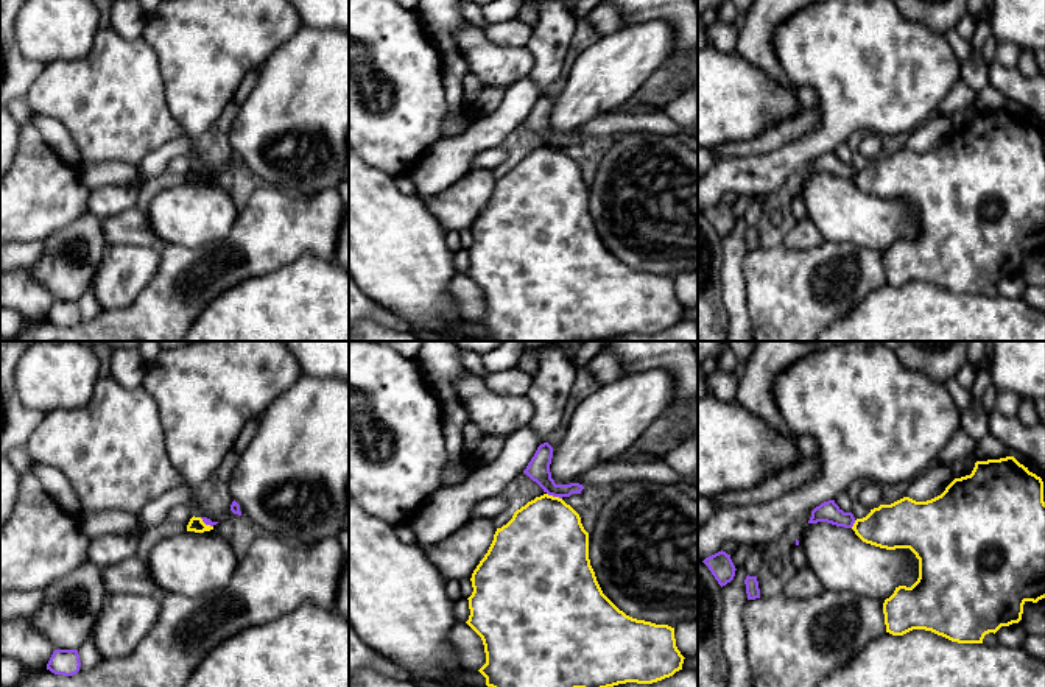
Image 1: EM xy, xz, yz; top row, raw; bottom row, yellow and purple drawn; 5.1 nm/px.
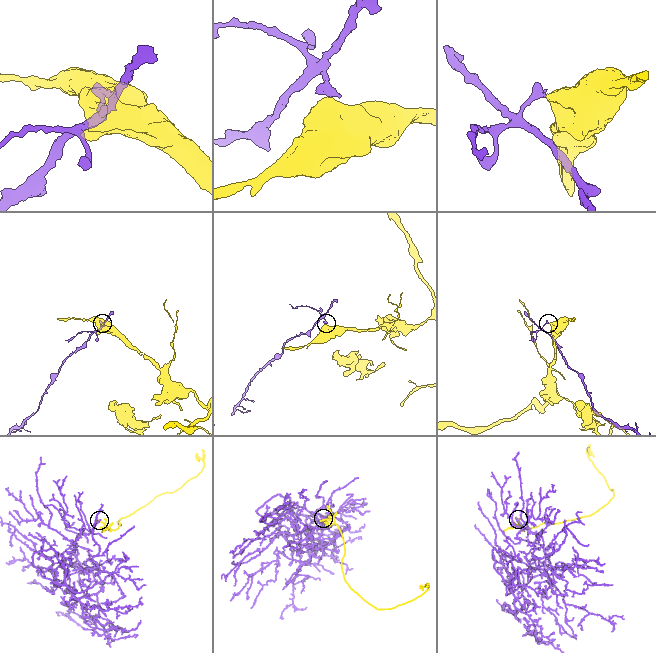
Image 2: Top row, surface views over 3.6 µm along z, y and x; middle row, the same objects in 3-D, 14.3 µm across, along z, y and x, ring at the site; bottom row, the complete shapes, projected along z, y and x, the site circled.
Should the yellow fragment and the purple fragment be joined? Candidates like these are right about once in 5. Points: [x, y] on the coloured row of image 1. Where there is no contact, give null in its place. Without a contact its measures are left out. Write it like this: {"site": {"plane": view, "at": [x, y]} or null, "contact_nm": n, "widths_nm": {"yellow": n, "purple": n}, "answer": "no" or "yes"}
{"site": {"plane": "xz", "at": [555, 497]}, "contact_nm": 90, "widths_nm": {"yellow": 440, "purple": 120}, "answer": "no"}

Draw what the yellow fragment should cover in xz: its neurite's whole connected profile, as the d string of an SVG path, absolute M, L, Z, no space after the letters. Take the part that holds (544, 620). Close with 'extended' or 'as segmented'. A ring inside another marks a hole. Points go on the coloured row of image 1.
M544 494L517 509L512 519L497 528L494 541L472 573L473 592L467 598L470 615L466 622L483 640L486 664L478 670L487 687L614 687L626 682L653 684L682 670L684 656L676 646L674 628L637 620L620 611L601 590L589 559L589 533L579 514L562 499Z | as segmented

